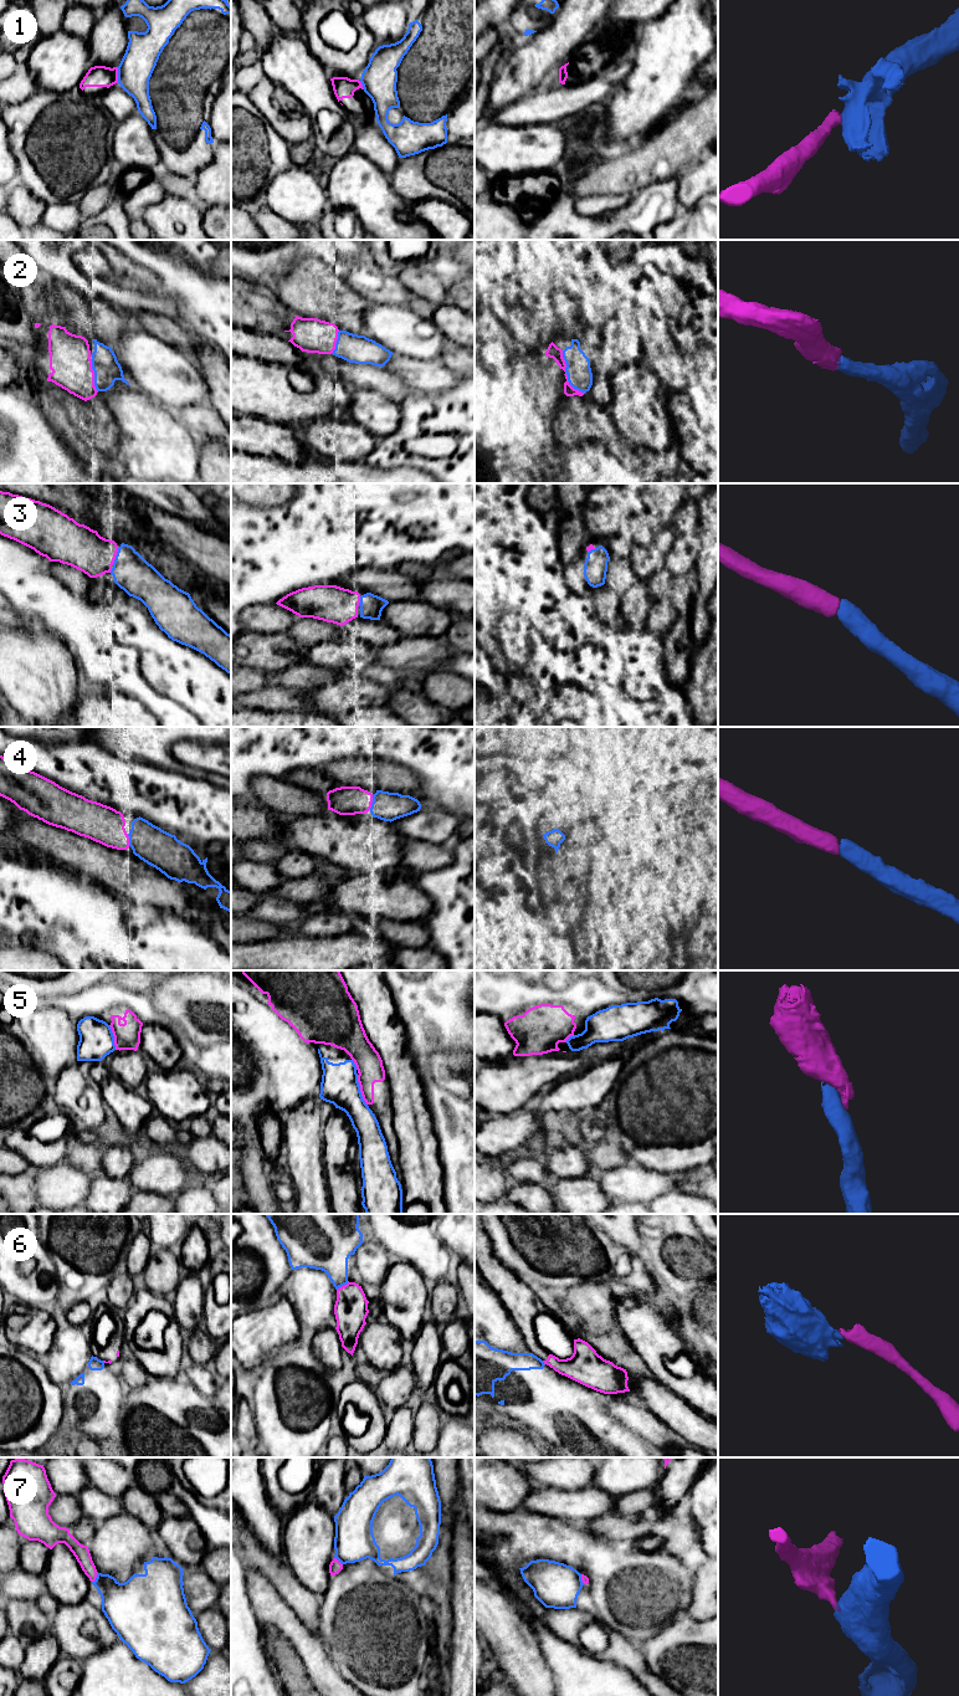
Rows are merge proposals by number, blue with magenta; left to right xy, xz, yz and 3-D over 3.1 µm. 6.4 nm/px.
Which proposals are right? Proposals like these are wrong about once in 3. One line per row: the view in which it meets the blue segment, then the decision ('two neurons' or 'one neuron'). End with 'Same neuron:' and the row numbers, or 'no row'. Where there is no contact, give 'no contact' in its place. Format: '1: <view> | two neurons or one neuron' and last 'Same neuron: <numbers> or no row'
1: xy | two neurons
2: yz | one neuron
3: xy | one neuron
4: xz | one neuron
5: xz | two neurons
6: xz | two neurons
7: xy | two neurons
Same neuron: 2, 3, 4

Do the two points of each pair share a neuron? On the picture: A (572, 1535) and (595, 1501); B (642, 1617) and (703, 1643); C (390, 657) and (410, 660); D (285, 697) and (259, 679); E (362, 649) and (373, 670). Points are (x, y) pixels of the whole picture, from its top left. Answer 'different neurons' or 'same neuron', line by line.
A: different neurons
B: different neurons
C: same neuron
D: different neurons
E: different neurons

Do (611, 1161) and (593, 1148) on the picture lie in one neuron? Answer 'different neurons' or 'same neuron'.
same neuron

